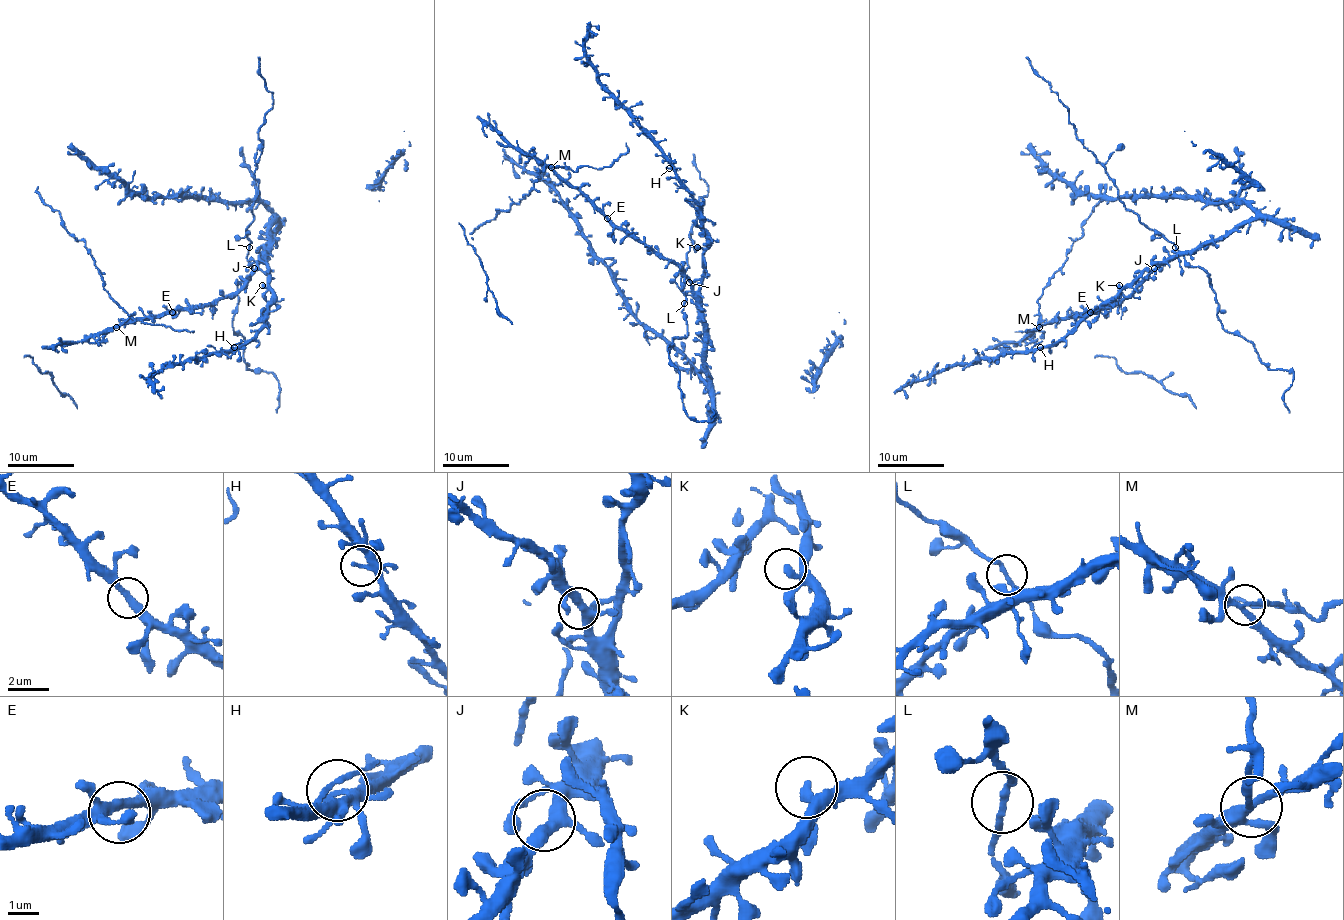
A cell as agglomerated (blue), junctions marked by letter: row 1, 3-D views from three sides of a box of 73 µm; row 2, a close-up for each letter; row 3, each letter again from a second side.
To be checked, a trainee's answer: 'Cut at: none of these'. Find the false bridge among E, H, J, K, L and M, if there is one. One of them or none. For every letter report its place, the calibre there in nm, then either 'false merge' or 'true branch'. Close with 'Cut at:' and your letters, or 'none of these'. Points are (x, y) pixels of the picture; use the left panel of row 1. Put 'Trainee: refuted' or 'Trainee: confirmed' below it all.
E: place (172, 312); calibre 280 nm; true branch
H: place (234, 347); calibre 240 nm; true branch
J: place (254, 268); calibre 340 nm; true branch
K: place (262, 285); calibre 220 nm; true branch
L: place (249, 247); calibre 170 nm; true branch
M: place (116, 327); calibre 220 nm; false merge
Cut at: M
Trainee: refuted

